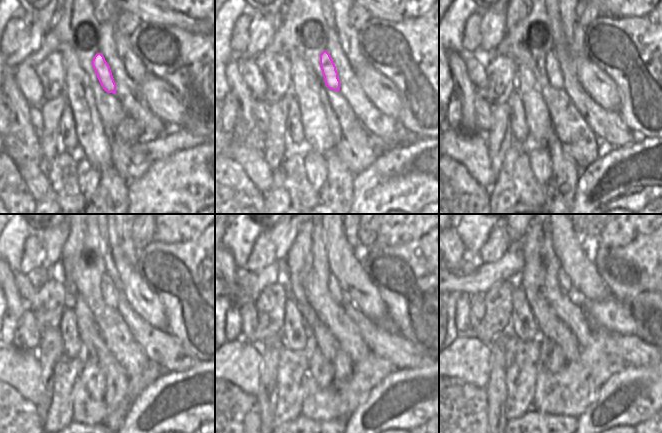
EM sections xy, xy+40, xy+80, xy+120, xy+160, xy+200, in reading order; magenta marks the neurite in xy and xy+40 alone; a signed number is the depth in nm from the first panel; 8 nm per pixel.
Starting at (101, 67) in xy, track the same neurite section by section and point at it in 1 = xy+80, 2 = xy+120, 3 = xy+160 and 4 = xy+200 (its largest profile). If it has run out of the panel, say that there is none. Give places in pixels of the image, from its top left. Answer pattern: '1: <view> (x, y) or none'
1: xy+80 (553, 71)
2: xy+120 (107, 287)
3: xy+160 (334, 288)
4: xy+200 (564, 284)

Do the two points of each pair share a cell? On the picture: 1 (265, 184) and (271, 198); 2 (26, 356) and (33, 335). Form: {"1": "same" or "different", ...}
{"1": "different", "2": "different"}

